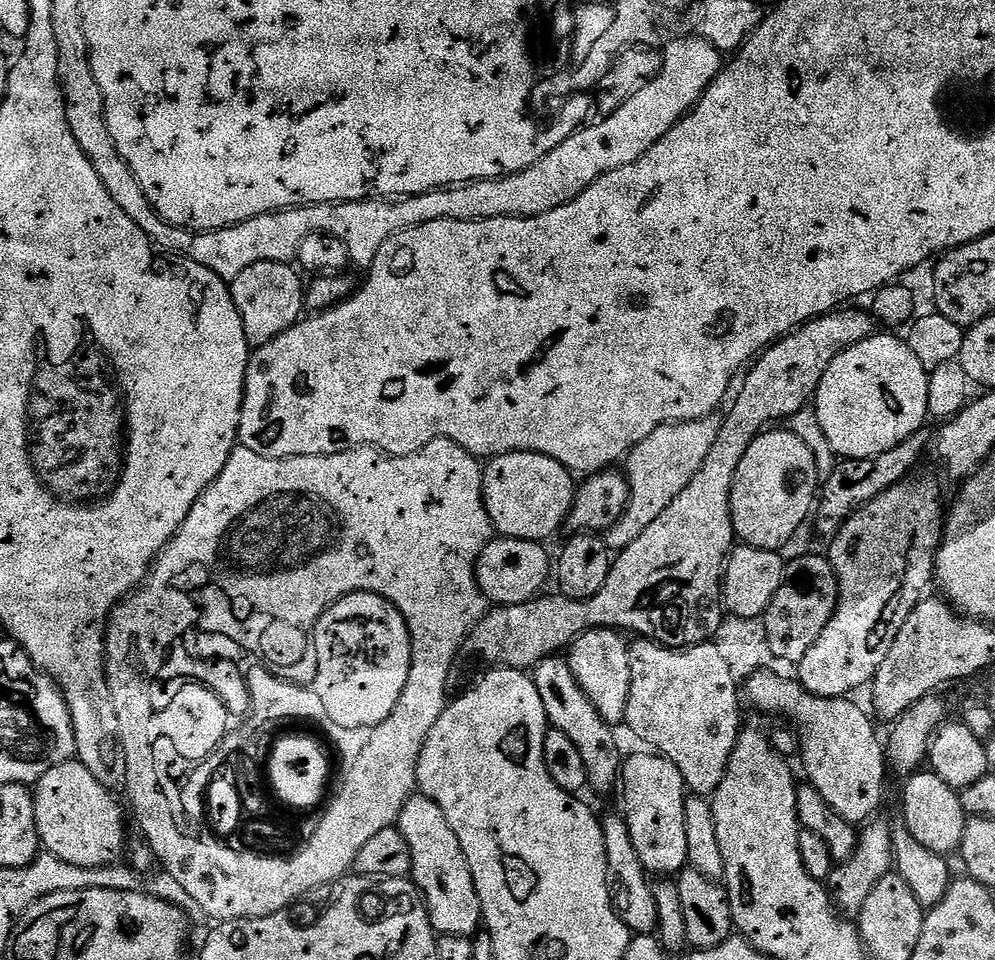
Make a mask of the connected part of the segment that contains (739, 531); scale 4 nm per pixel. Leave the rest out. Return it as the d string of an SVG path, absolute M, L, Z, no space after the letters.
M765 430L754 442L750 442L750 450L746 450L746 454L742 454L742 462L738 462L738 470L732 483L732 525L736 536L744 539L741 541L747 547L780 550L803 526L804 519L813 515L814 505L818 500L818 473L814 456L806 442L802 442L790 430L772 431L776 430Z

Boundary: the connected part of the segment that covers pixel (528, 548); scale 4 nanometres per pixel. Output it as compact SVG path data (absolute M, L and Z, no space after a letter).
M493 538L476 559L476 584L485 601L496 606L521 604L534 600L545 591L544 583L550 576L548 552L543 543L534 540L509 540Z

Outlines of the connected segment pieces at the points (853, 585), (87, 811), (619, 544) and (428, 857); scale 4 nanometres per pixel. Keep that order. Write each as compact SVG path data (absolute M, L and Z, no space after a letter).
M915 478L902 480L895 484L890 490L886 490L882 494L878 494L878 498L874 498L870 502L866 502L856 511L853 516L849 516L840 529L836 531L836 535L831 537L832 544L826 551L826 558L832 564L832 569L836 575L838 582L838 602L834 614L830 618L830 622L826 626L826 630L822 630L822 634L818 634L818 642L814 642L814 646L810 646L810 650L806 650L804 657L800 659L798 665L798 682L810 694L815 696L830 696L833 698L844 698L855 688L871 685L872 680L878 674L878 670L882 666L882 662L886 662L886 654L890 654L890 646L894 646L894 638L898 638L898 630L902 630L902 625L905 624L906 618L910 618L910 614L920 605L920 601L925 599L928 587L933 587L934 573L936 570L936 551L940 549L940 539L944 536L944 521L946 519L945 509L940 509L940 488L932 480L924 480L919 484Z
M79 759L54 766L35 785L34 795L40 842L51 855L77 870L112 866L125 855L124 812L112 797L115 795L103 788Z
M712 413L706 418L688 420L686 423L667 423L666 426L652 430L638 446L628 452L622 464L628 483L628 504L622 518L605 531L604 541L609 551L619 552L634 542L693 481L714 446L721 422L722 418L717 413Z
M414 794L406 806L402 806L398 827L410 850L411 879L428 909L434 931L441 936L475 937L482 928L478 894L462 846L458 846L458 838L454 838L454 830L450 830L450 822L446 822L446 814L438 810L430 797Z

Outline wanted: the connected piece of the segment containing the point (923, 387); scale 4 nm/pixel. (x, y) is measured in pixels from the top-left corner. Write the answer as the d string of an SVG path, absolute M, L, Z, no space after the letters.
M874 334L868 340L850 346L822 374L822 382L814 397L814 411L826 434L826 442L830 442L832 451L837 457L845 460L858 458L874 458L874 454L886 454L886 450L894 450L898 442L910 438L925 427L924 420L928 414L928 377L929 369L918 362L914 350L896 334Z

